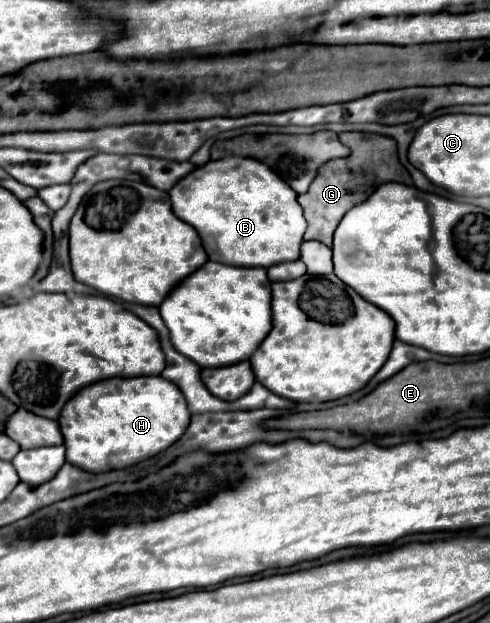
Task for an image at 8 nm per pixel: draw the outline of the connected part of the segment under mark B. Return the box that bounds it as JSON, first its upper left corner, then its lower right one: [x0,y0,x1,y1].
[171,157,305,267]

